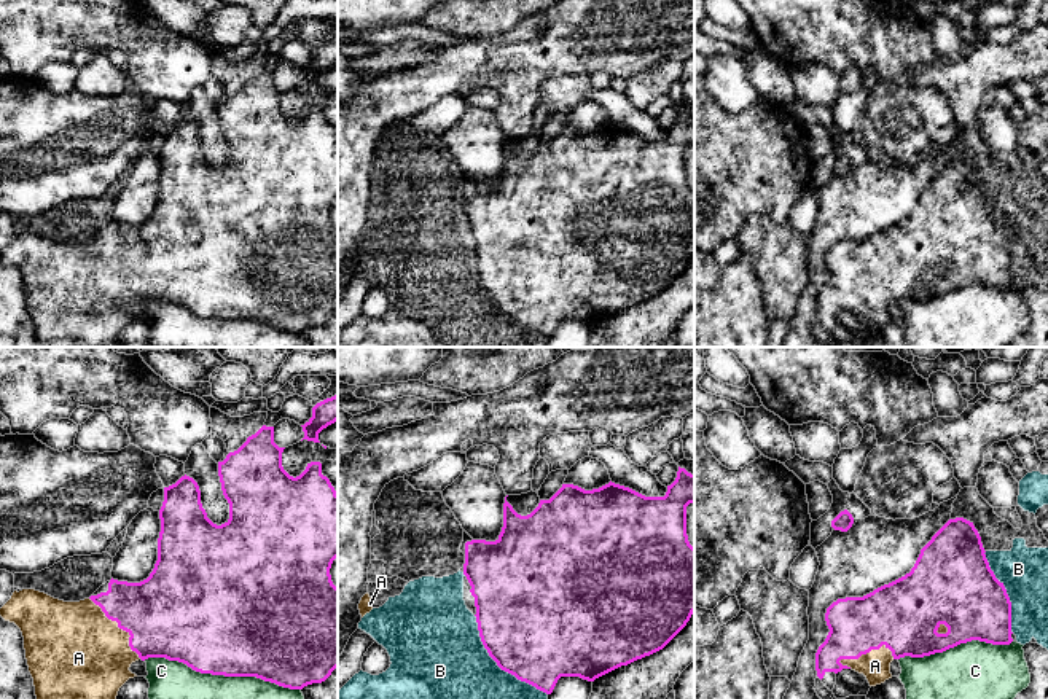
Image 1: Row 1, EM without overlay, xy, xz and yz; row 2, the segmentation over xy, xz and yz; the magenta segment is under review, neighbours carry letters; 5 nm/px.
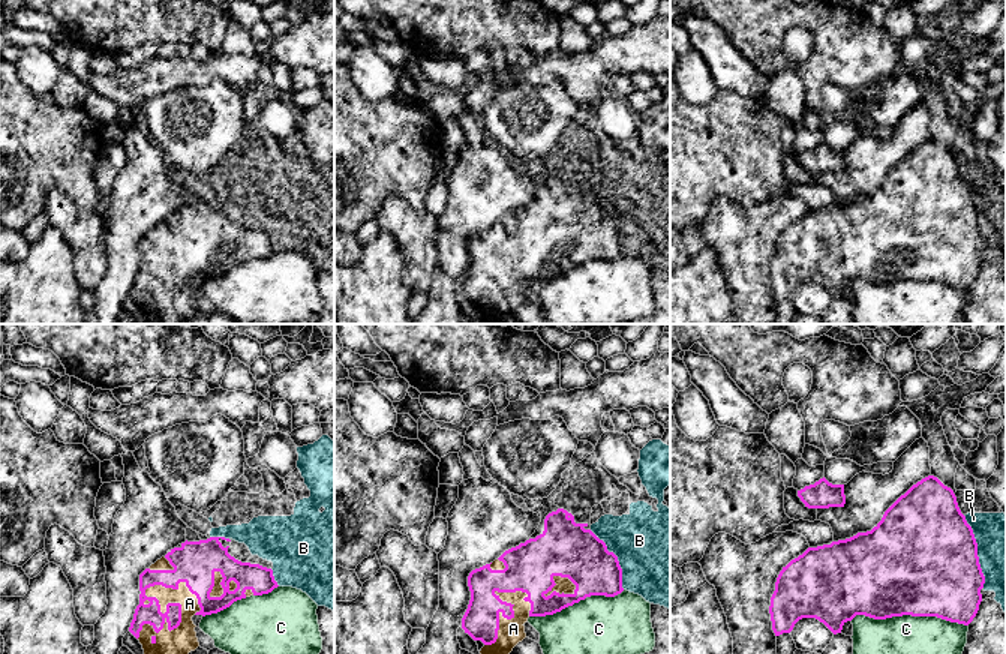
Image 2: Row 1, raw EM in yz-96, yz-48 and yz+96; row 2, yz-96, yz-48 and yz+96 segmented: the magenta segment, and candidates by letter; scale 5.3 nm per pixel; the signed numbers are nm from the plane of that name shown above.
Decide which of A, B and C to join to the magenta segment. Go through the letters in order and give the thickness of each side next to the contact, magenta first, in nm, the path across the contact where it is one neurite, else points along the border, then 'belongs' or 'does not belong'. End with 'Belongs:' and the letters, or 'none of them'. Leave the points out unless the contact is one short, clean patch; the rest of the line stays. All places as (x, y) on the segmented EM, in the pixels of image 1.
A: 440/460 nm | belongs
B: 500/380 nm | does not belong
C: 500/190 nm | does not belong
Belongs: A

